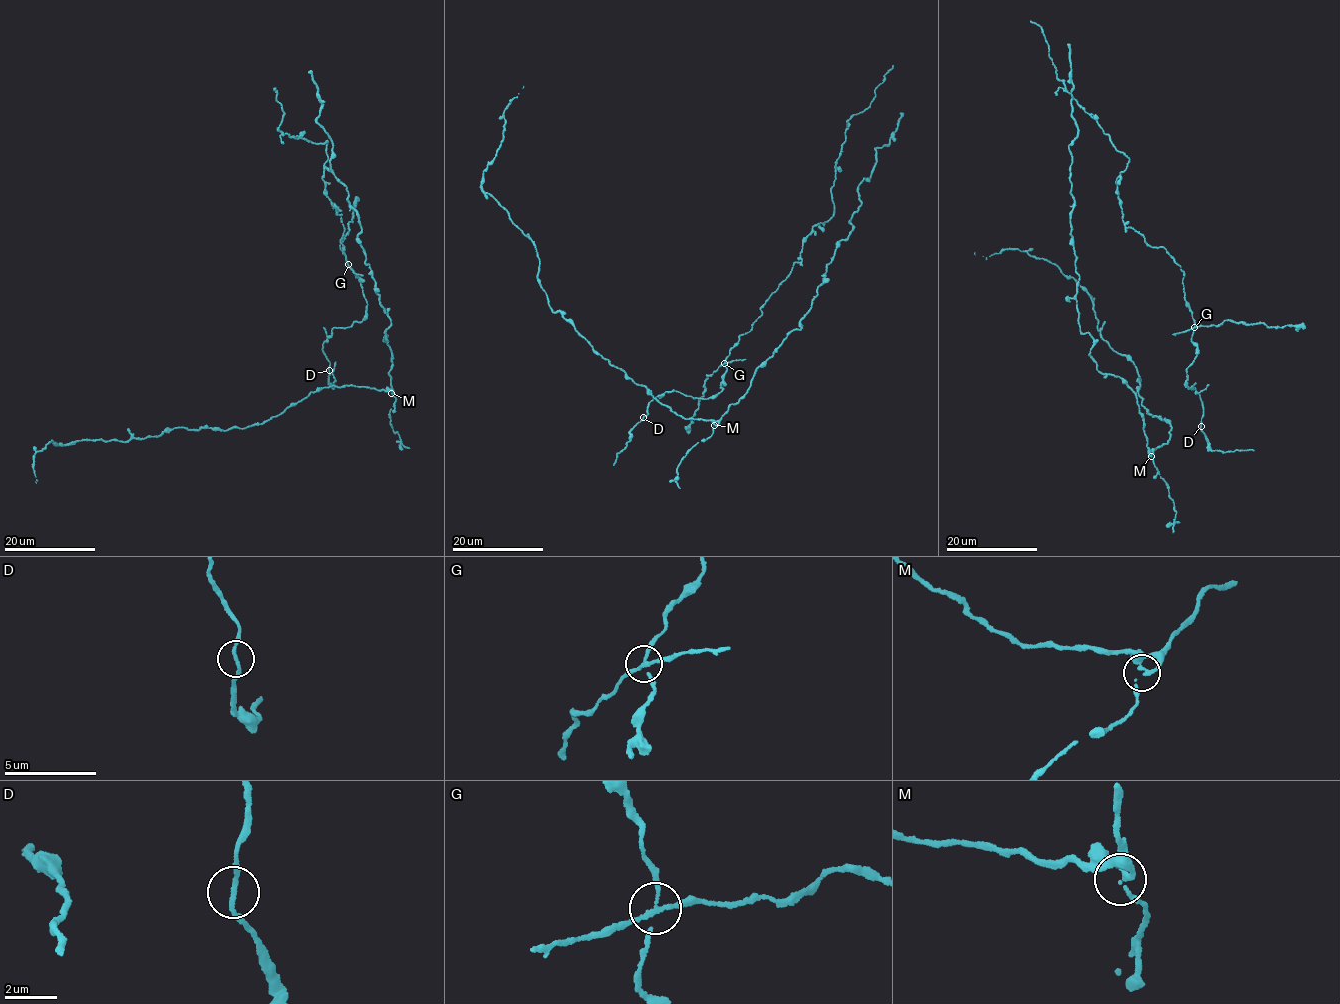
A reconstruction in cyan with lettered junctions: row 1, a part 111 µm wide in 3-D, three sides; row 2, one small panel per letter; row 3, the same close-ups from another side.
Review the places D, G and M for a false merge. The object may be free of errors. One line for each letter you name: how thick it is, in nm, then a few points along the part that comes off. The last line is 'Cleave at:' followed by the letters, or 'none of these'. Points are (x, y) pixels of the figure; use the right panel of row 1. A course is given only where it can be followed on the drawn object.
G: 150 nm thick; foreign part runs (1194, 327), (1220, 324), (1226, 320), (1305, 327)
Cleave at: G

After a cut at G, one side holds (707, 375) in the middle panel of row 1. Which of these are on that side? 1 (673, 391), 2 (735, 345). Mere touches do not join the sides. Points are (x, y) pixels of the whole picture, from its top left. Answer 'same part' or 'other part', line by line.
1: other part
2: other part

